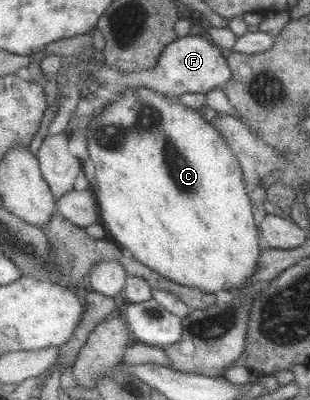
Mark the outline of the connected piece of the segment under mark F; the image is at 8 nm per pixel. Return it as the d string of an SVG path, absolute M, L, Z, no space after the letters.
M191 32L165 45L153 69L133 72L107 69L107 89L119 93L125 88L145 87L155 92L180 96L185 93L207 93L215 87L223 88L231 79L232 73L219 48L197 32Z

